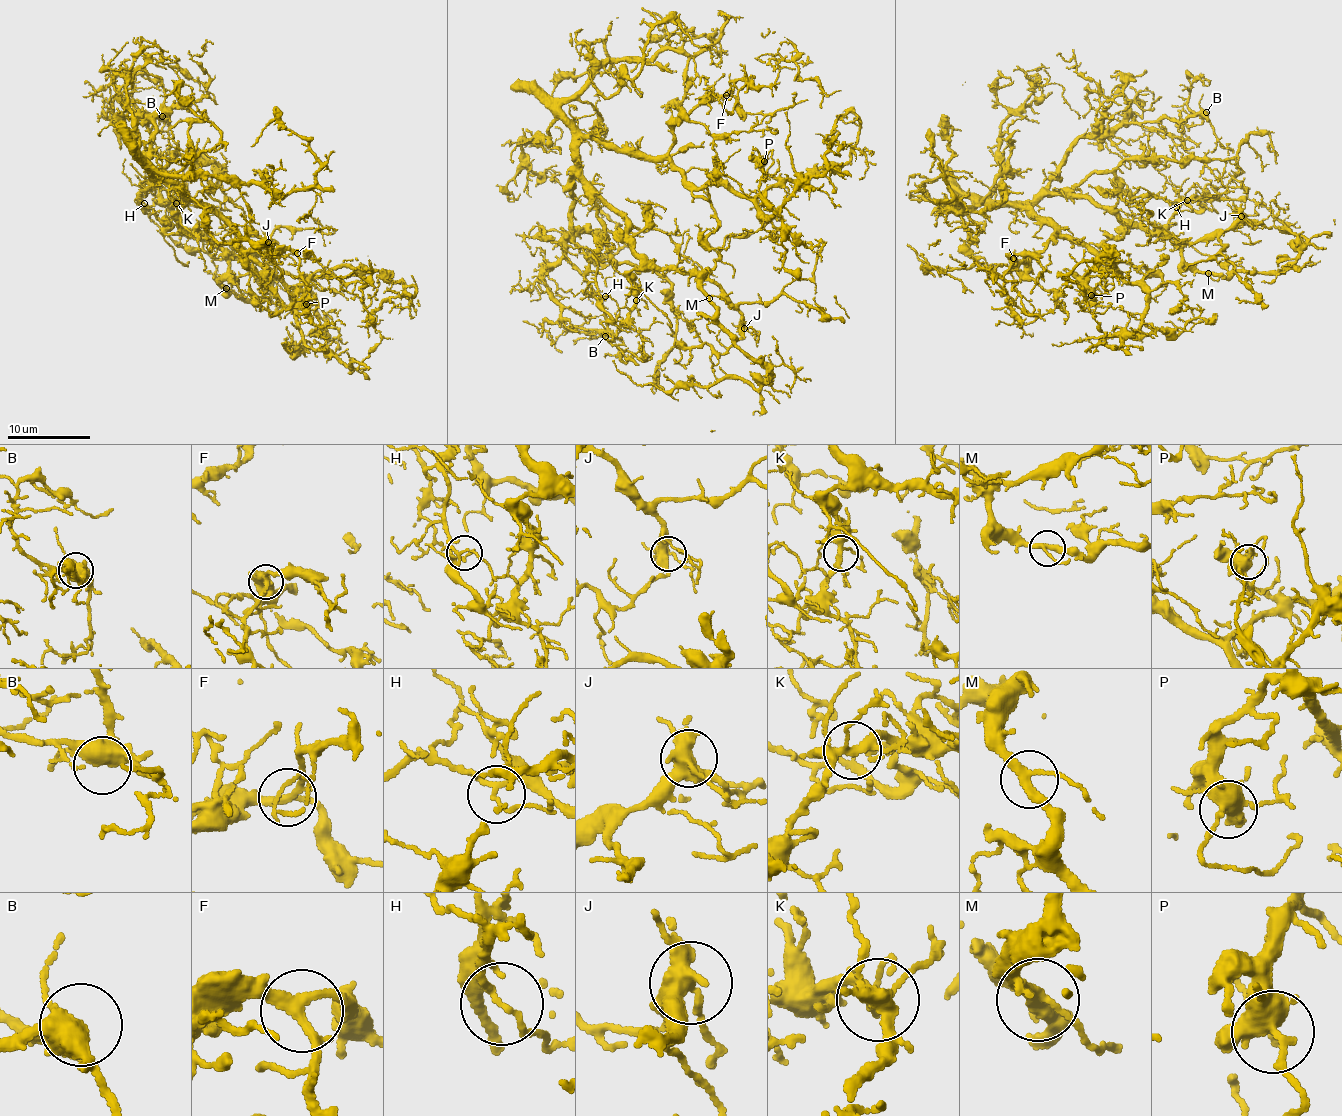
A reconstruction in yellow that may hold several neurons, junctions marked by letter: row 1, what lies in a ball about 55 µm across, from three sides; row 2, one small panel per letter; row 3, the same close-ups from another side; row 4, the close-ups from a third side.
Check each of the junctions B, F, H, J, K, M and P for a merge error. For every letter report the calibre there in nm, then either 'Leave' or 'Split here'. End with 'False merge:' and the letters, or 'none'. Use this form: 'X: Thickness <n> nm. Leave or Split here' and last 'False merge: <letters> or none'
B: Thickness 480 nm. Leave
F: Thickness 240 nm. Leave
H: Thickness 140 nm. Leave
J: Thickness 460 nm. Leave
K: Thickness 280 nm. Leave
M: Thickness 280 nm. Leave
P: Thickness 460 nm. Leave
False merge: none

